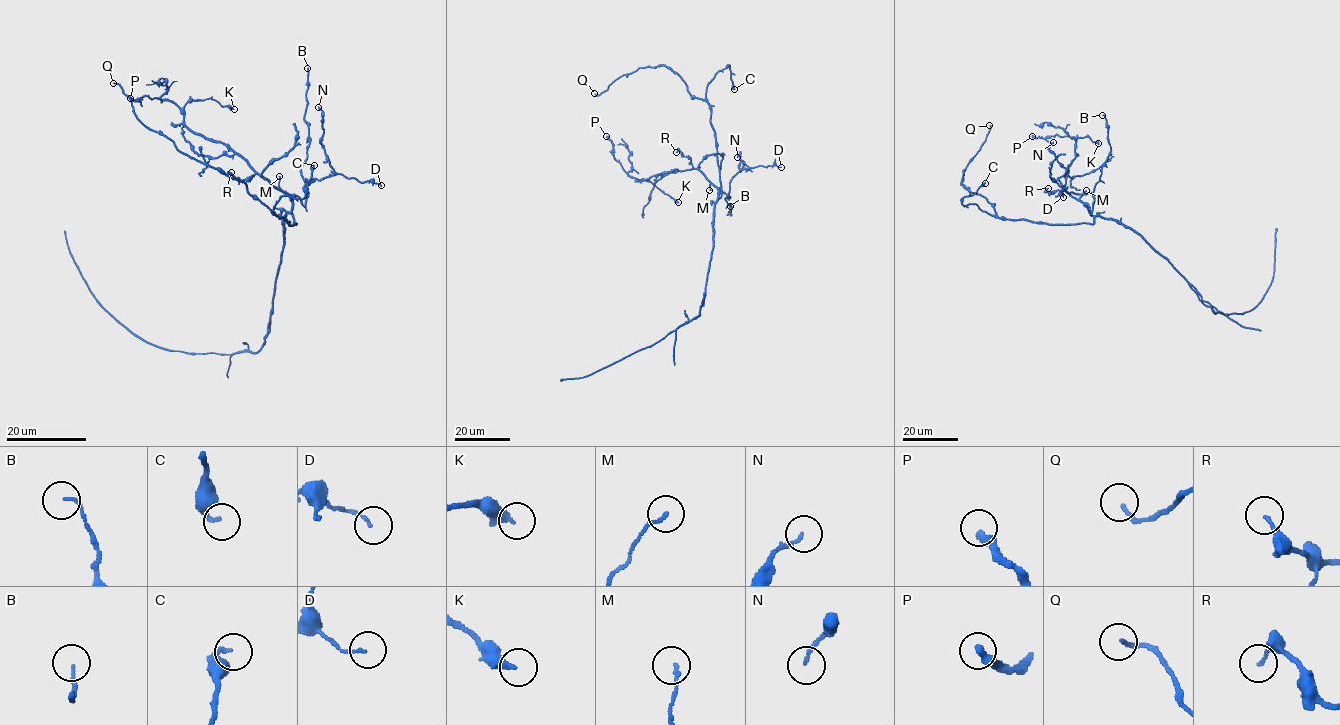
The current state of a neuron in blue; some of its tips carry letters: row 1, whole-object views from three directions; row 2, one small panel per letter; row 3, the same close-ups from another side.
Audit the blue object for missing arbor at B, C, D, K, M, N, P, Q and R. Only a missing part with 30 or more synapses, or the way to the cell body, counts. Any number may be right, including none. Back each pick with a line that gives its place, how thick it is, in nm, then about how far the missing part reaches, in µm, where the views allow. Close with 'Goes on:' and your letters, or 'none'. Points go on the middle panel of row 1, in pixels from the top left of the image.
Goes on: none

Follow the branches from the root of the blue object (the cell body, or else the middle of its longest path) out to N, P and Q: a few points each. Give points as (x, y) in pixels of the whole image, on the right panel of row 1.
N: (1129, 228), (1092, 215), (1090, 193), (1065, 190), (1059, 179), (1066, 169), (1049, 149), (1053, 142)
P: (1129, 228), (1115, 220), (1092, 215), (1065, 189), (1068, 167), (1075, 156), (1072, 137), (1032, 136)
Q: (1129, 228), (1099, 216), (1092, 224), (1000, 218), (984, 197), (962, 184), (989, 125)

